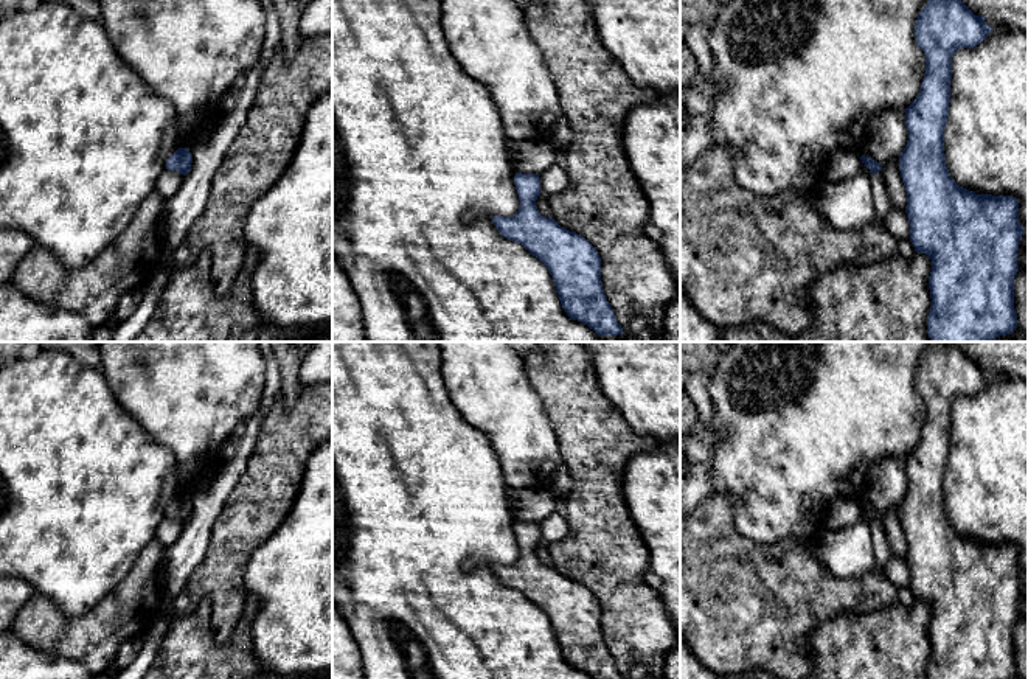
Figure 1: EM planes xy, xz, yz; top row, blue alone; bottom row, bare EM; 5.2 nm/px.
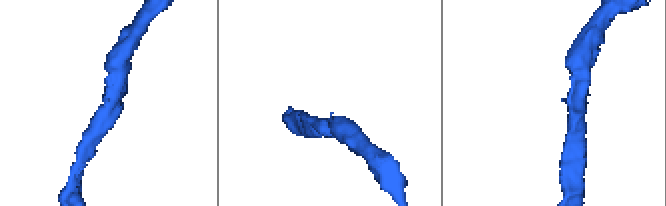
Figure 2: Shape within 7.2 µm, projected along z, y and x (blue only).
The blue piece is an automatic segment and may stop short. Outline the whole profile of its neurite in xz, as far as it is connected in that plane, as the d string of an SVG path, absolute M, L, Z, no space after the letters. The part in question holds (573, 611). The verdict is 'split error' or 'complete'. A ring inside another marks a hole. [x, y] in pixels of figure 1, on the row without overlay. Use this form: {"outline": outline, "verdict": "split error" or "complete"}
{"outline": "M516 521L514 533L519 559L509 566L494 564L495 576L547 614L570 667L593 679L623 679L604 643L596 597L581 583L539 561L536 548L542 539L537 522Z", "verdict": "complete"}

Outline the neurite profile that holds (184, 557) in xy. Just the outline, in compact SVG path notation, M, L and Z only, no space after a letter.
M259 410L245 420L227 441L219 468L207 485L191 496L193 511L177 541L166 548L161 562L163 601L172 601L205 559L213 525L231 489L244 474L261 429Z

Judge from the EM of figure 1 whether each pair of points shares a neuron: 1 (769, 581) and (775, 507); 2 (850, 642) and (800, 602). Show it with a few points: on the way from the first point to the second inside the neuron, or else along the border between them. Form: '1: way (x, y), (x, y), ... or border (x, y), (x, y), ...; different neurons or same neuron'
1: border (738, 530), (763, 544), (795, 539), (808, 546); different neurons
2: border (861, 612), (823, 622), (806, 639), (808, 653); different neurons

